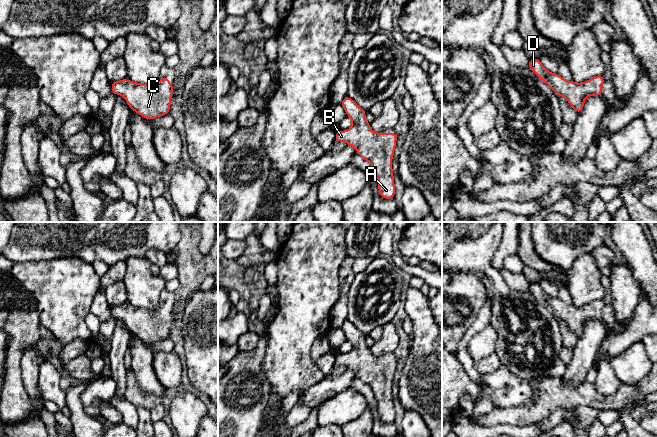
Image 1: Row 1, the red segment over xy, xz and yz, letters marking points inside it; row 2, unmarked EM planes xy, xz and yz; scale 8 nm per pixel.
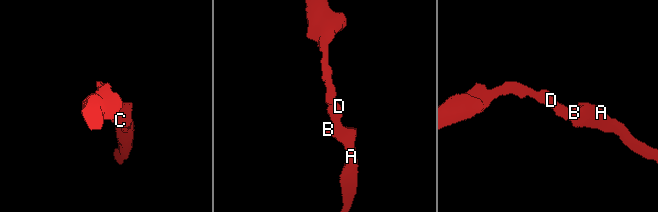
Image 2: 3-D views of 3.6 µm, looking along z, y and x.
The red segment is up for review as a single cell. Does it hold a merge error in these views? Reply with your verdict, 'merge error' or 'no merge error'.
no merge error

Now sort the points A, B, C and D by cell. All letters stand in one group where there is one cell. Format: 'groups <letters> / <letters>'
groups A B C D

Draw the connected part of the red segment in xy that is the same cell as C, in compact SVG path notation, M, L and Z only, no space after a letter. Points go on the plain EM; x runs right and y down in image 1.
M168 301L160 303L157 309L148 310L127 302L111 306L112 318L122 319L131 334L147 344L170 337L174 310Z

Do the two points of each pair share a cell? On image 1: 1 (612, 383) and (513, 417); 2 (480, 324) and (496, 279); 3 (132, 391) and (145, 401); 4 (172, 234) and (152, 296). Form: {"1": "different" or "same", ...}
{"1": "different", "2": "different", "3": "same", "4": "different"}

